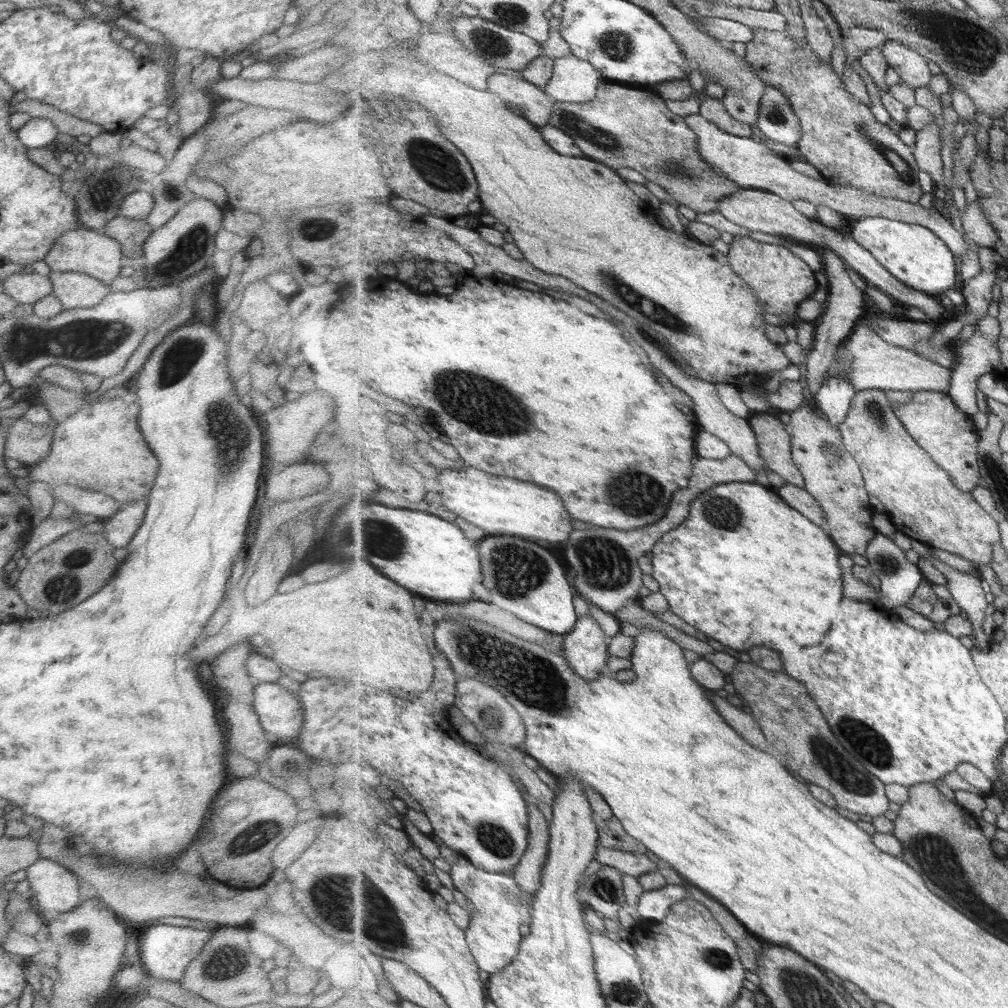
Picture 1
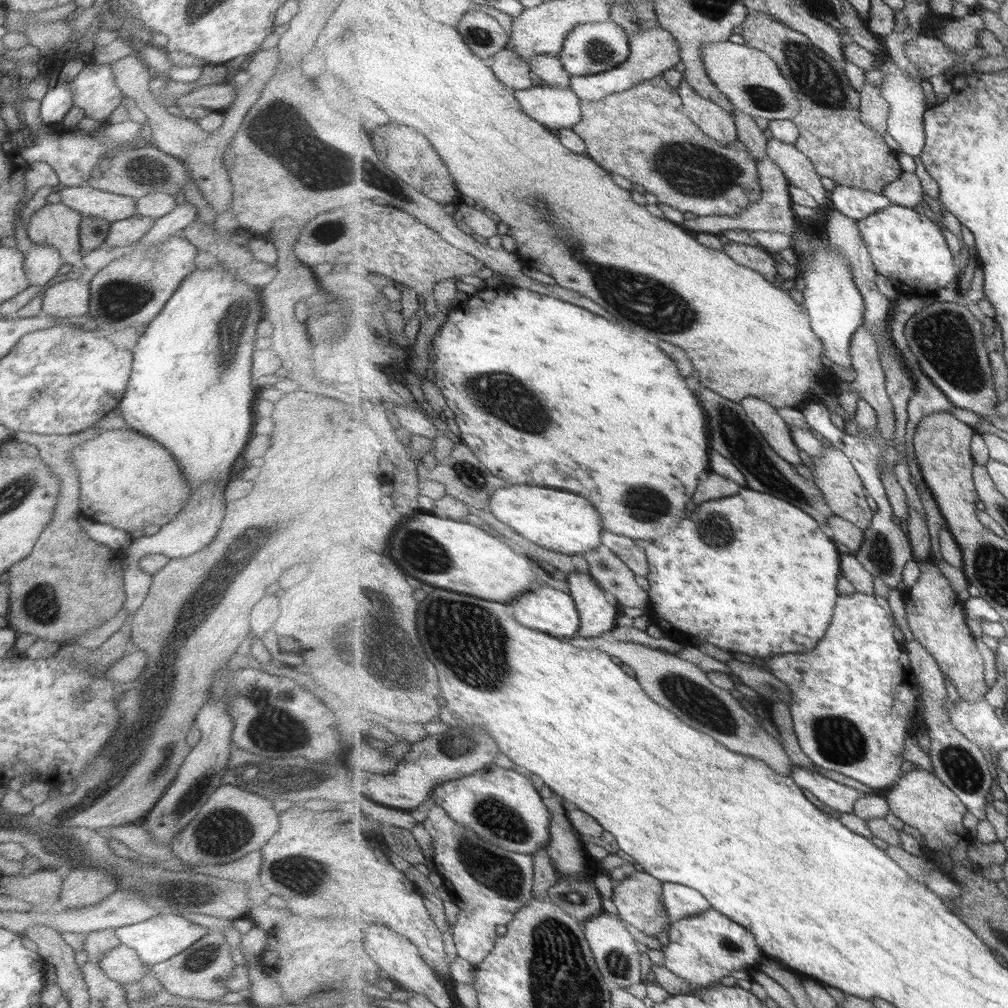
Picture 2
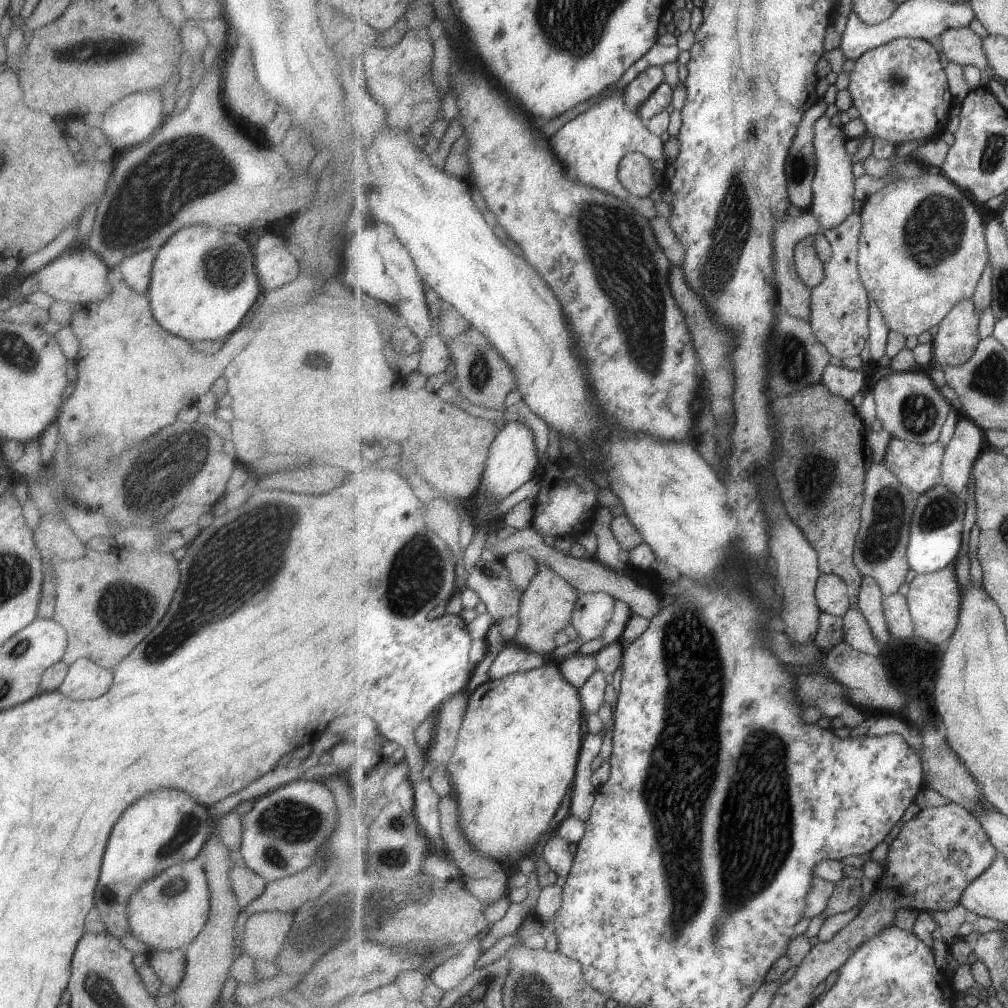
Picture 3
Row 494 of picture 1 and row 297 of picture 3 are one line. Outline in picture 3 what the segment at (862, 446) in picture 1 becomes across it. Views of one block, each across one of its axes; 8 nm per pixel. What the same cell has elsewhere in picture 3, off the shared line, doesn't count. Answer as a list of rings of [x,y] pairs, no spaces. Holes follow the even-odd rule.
[[[923,174],[887,184],[863,203],[857,256],[861,282],[867,288],[869,298],[877,302],[889,332],[897,330],[905,334],[905,338],[918,338],[941,324],[961,300],[973,299],[990,254],[983,216],[960,186],[943,174]]]

